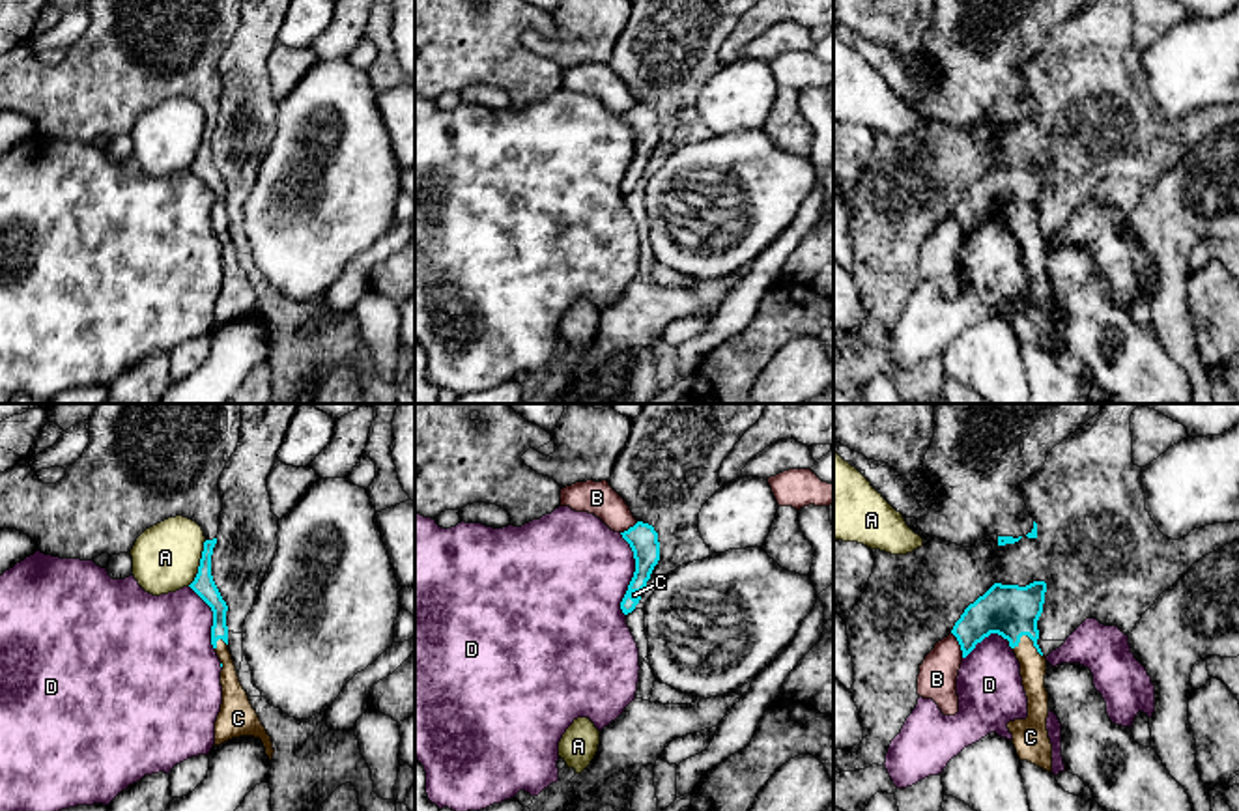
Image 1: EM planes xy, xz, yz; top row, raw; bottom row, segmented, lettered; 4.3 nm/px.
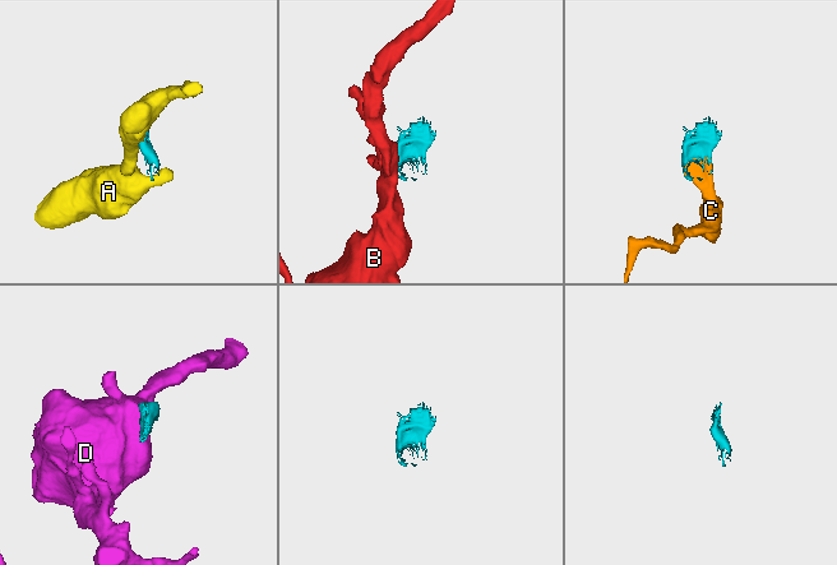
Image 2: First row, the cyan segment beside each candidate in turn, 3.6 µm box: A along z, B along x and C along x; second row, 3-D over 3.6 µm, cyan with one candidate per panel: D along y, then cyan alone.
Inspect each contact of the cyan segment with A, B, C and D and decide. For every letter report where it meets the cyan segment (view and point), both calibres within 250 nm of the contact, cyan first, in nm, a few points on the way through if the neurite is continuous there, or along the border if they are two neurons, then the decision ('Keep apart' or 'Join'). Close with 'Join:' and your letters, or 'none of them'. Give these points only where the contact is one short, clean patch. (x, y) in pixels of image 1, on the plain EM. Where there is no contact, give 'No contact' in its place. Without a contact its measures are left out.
A: Touches cyan at xy (200, 144). Thickness 90 nm (cyan) against 280 nm. Keep apart
B: Touches cyan at yz (959, 225). Thickness 220 nm (cyan) against 170 nm. Boundary: yz (952, 213), (963, 238). Keep apart
C: Touches cyan at yz (1030, 219). Thickness 220 nm (cyan) against 110 nm. Join
D: Touches cyan at xz (634, 156). Thickness 130 nm (cyan) against 460 nm. Keep apart
Join: C

